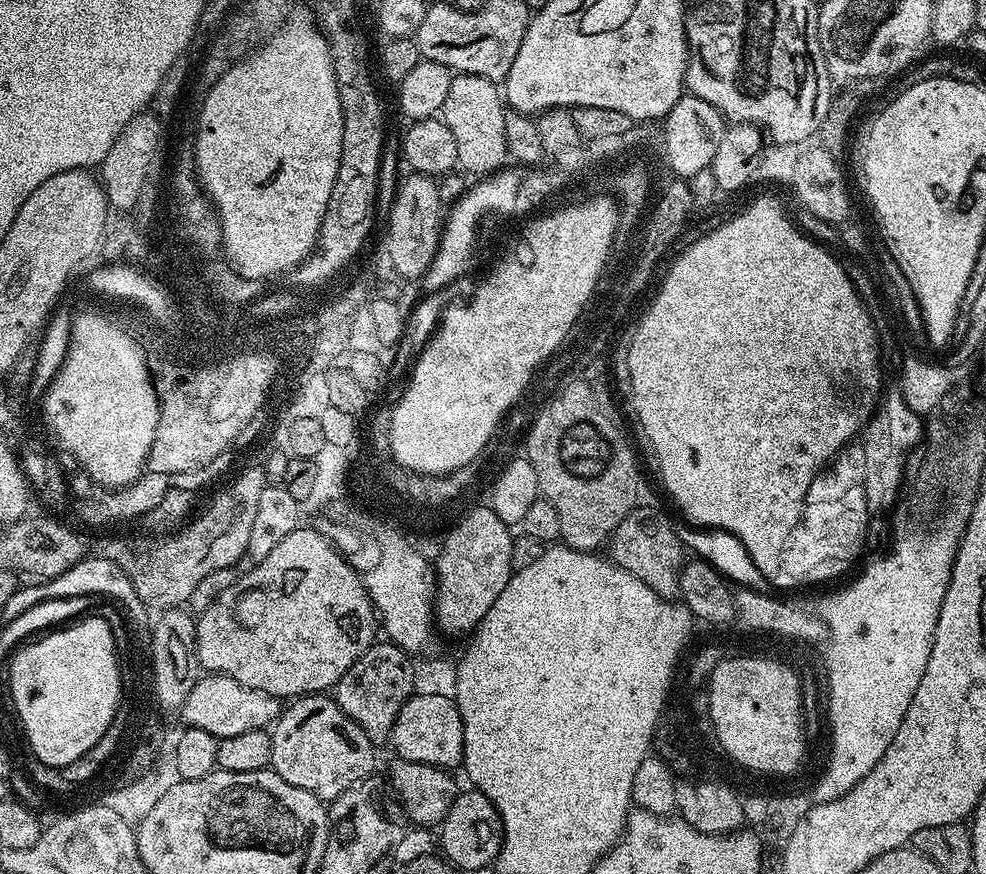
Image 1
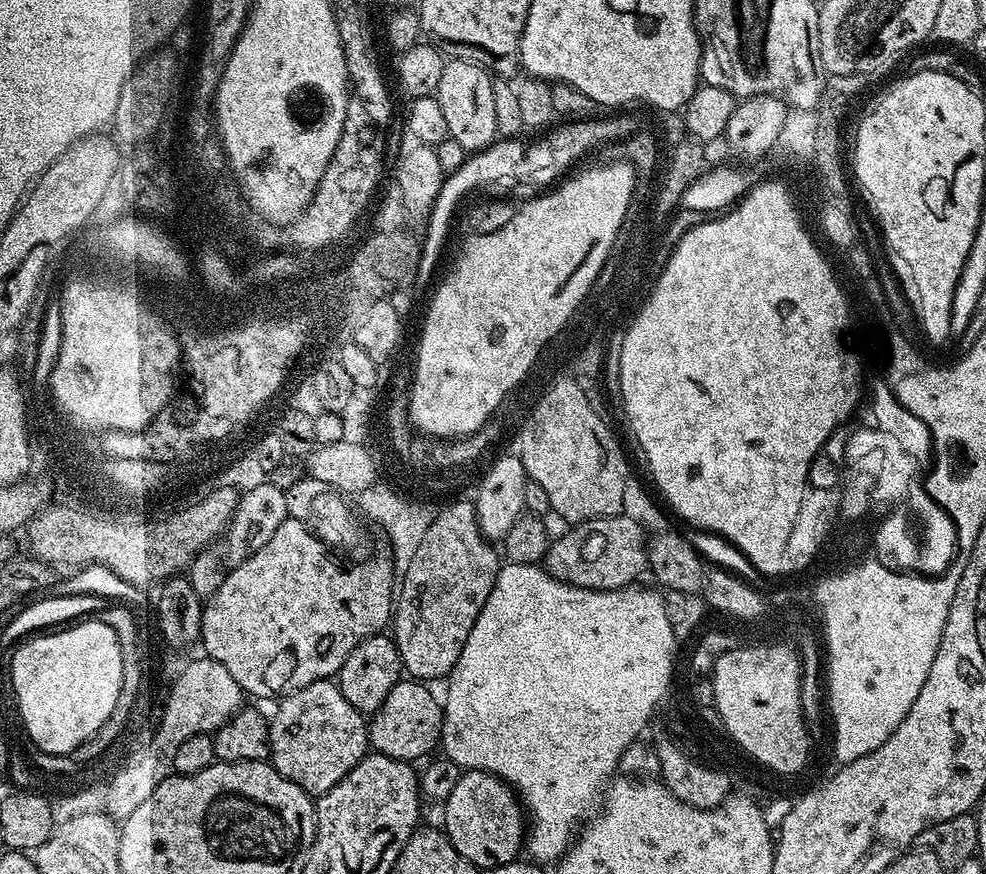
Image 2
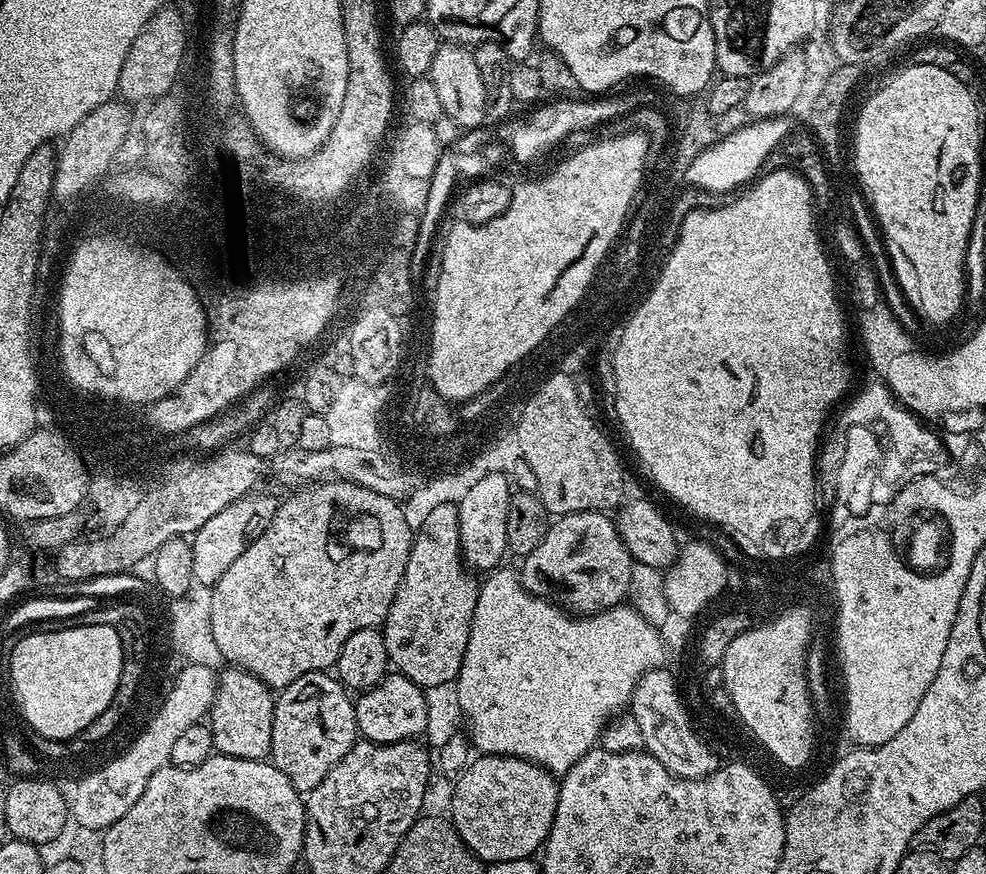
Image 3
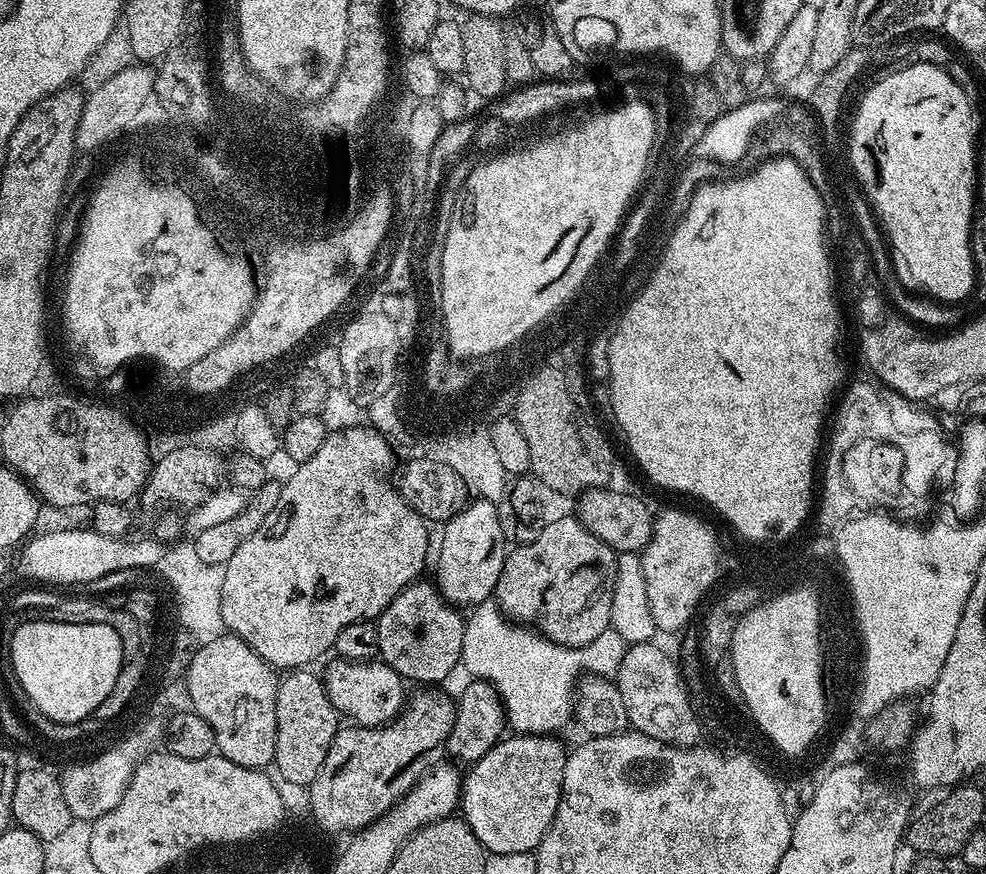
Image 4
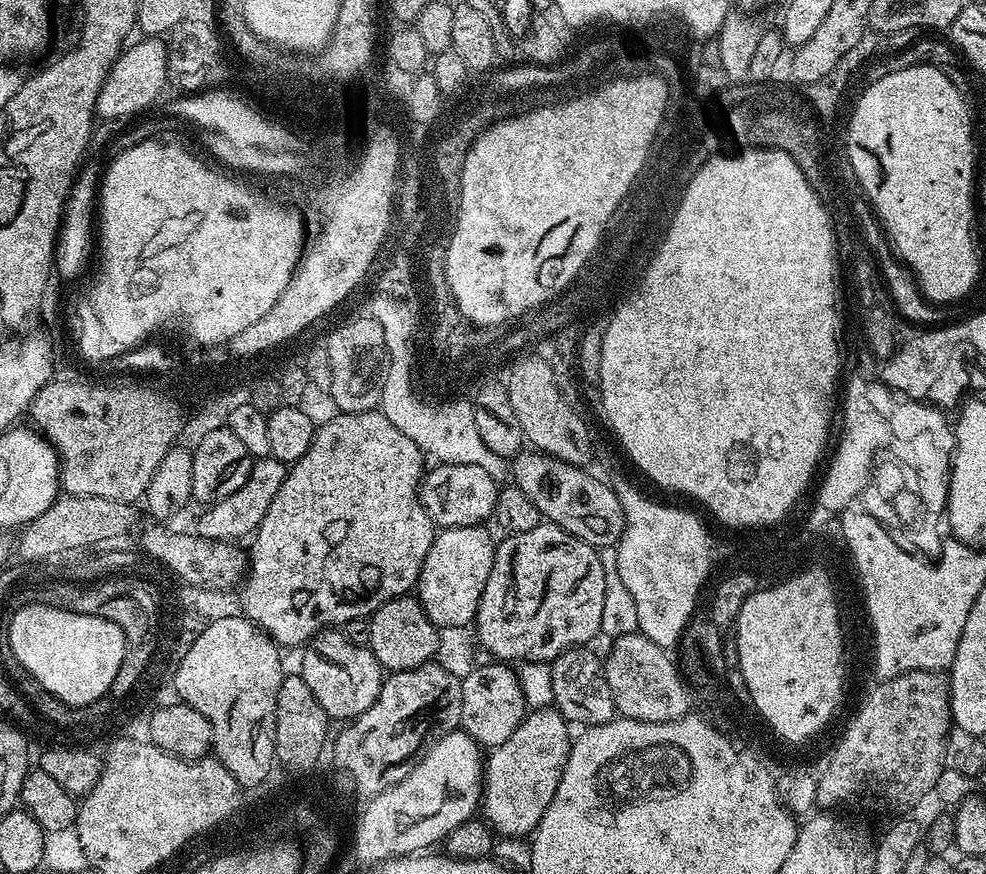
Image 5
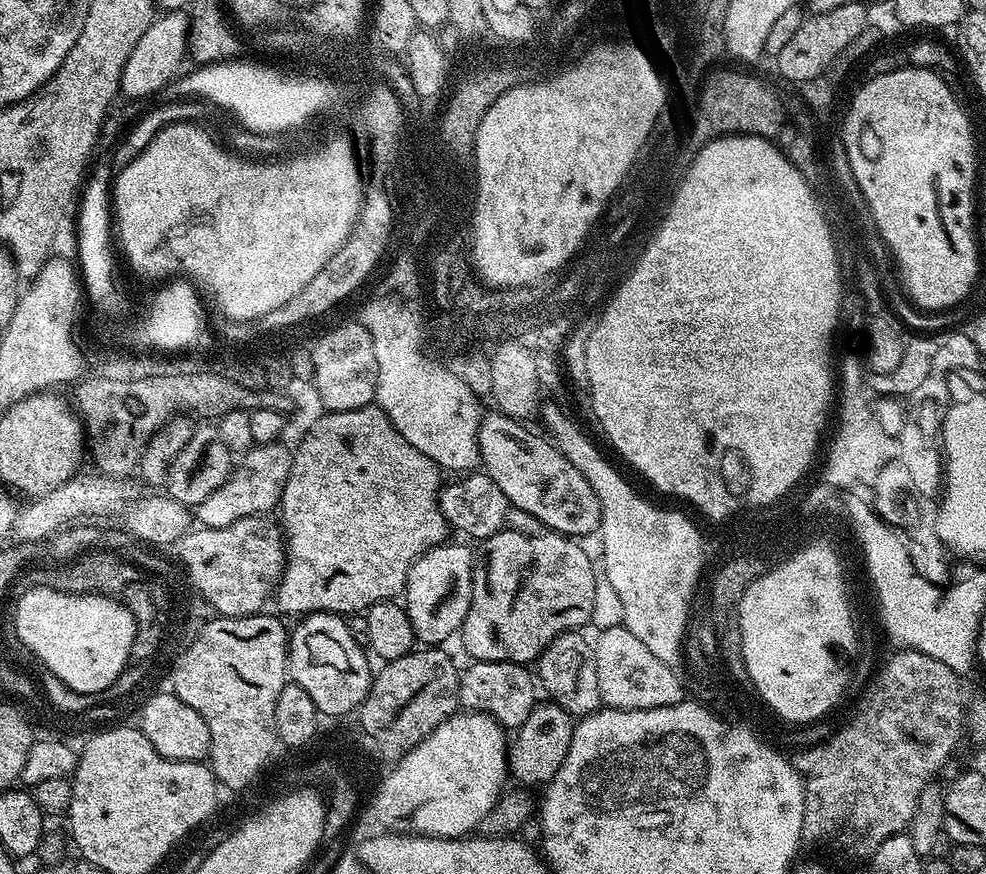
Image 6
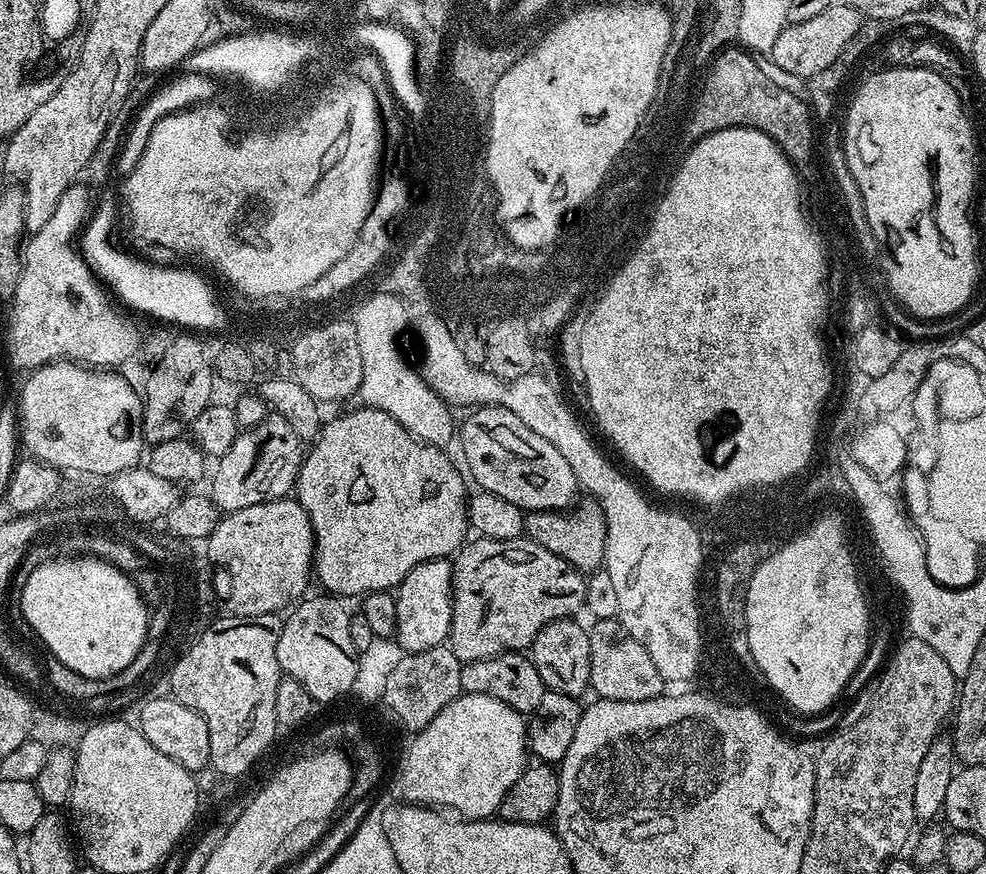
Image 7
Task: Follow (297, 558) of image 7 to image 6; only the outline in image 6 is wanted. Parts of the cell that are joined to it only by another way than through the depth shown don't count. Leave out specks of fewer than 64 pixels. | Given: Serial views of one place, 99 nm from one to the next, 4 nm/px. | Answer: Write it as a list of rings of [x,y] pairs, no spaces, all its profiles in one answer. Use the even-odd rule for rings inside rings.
[[[267,515],[238,518],[230,526],[221,528],[193,527],[176,541],[179,562],[190,571],[193,580],[204,589],[206,598],[212,600],[220,616],[254,616],[261,611],[264,603],[273,599],[280,575],[284,572],[286,559],[286,541],[283,531],[275,519]]]

